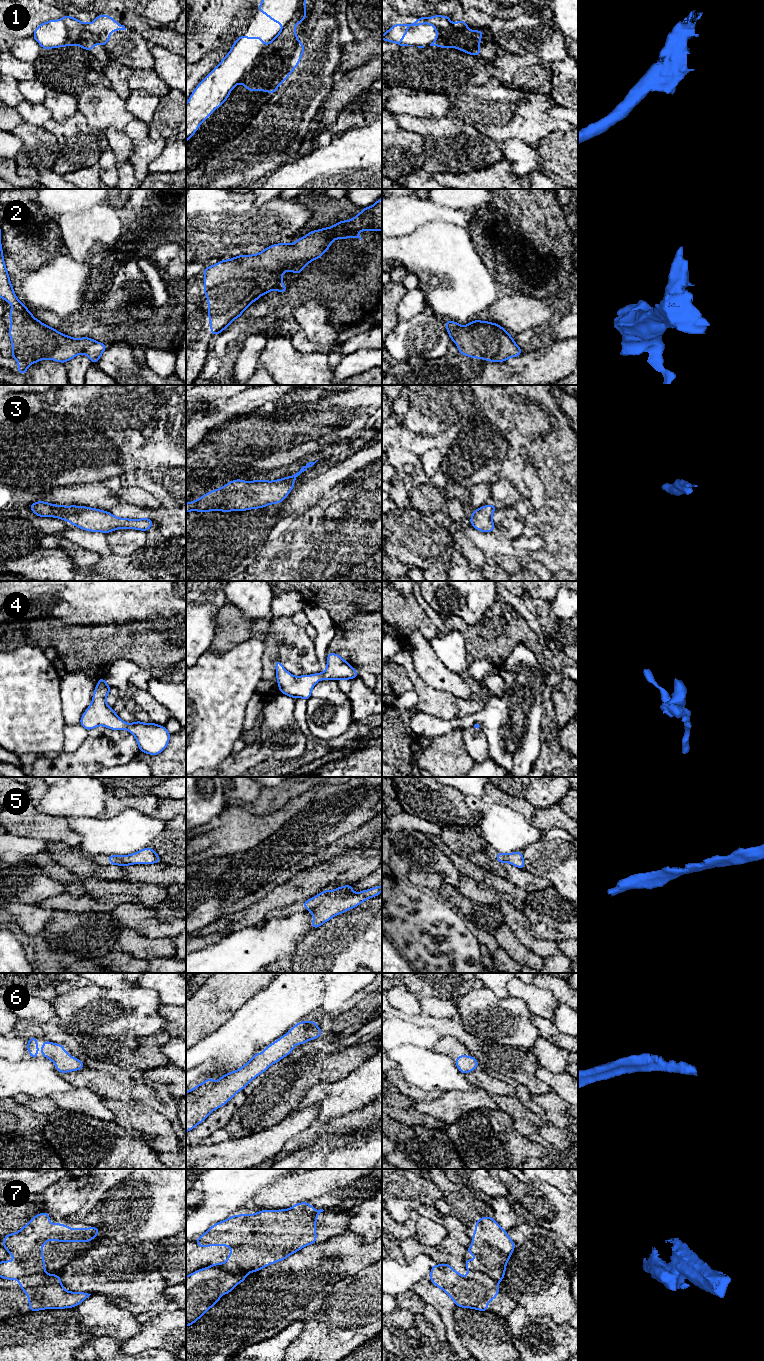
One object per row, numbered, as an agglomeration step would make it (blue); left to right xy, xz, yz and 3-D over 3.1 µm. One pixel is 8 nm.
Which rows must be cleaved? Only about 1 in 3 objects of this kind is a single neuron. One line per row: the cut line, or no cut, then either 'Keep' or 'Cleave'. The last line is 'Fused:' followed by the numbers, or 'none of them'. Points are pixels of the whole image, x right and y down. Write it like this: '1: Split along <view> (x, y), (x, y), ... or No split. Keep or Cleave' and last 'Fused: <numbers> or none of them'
1: No split. Keep
2: No split. Keep
3: No split. Keep
4: No split. Keep
5: No split. Keep
6: No split. Keep
7: Split along xz (212, 1265), (219, 1266), (230, 1272), (244, 1274). Cleave
Fused: 7

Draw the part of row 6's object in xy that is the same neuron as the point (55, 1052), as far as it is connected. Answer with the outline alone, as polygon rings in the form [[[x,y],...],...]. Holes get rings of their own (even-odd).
[[[45,1040],[41,1051],[45,1058],[55,1063],[56,1070],[61,1073],[84,1068],[84,1063],[75,1057],[70,1057],[69,1052],[65,1051],[60,1043],[54,1044]]]

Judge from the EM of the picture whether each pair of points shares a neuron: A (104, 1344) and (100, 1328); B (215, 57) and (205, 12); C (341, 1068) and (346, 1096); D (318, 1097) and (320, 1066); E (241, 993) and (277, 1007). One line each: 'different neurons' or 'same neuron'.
A: different neurons
B: different neurons
C: different neurons
D: different neurons
E: different neurons

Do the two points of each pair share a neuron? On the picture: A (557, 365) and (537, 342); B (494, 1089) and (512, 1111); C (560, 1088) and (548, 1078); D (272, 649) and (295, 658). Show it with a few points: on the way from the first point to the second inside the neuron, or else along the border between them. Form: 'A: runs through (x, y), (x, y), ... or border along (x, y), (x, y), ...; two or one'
A: border along (545, 345), (535, 350); two
B: border along (493, 1094), (514, 1095); two
C: runs through (557, 1085), (551, 1079); one
D: border along (269, 635), (278, 645), (279, 659); two

